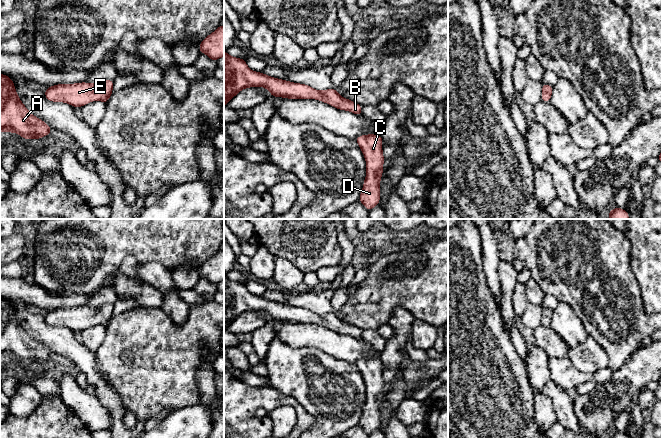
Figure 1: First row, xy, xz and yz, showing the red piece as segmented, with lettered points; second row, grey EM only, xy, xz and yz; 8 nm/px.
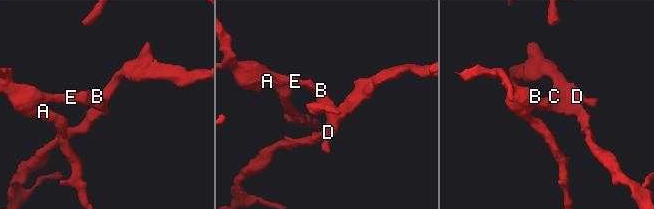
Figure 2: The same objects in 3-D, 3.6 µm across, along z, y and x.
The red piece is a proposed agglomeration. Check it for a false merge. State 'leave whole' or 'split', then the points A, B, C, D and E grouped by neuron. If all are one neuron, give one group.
leave whole; A B C D E

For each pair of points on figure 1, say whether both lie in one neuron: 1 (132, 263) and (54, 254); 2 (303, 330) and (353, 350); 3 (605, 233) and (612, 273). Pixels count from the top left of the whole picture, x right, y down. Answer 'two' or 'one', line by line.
1: two
2: one
3: one

